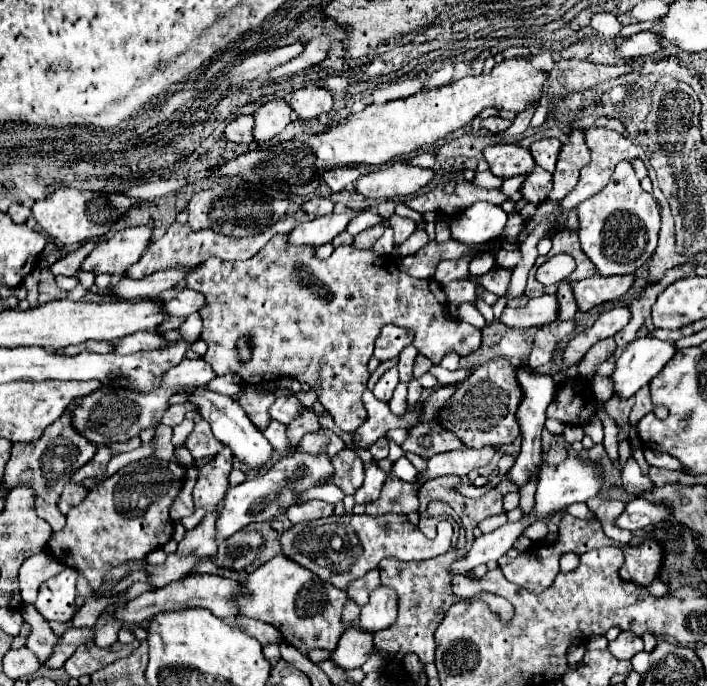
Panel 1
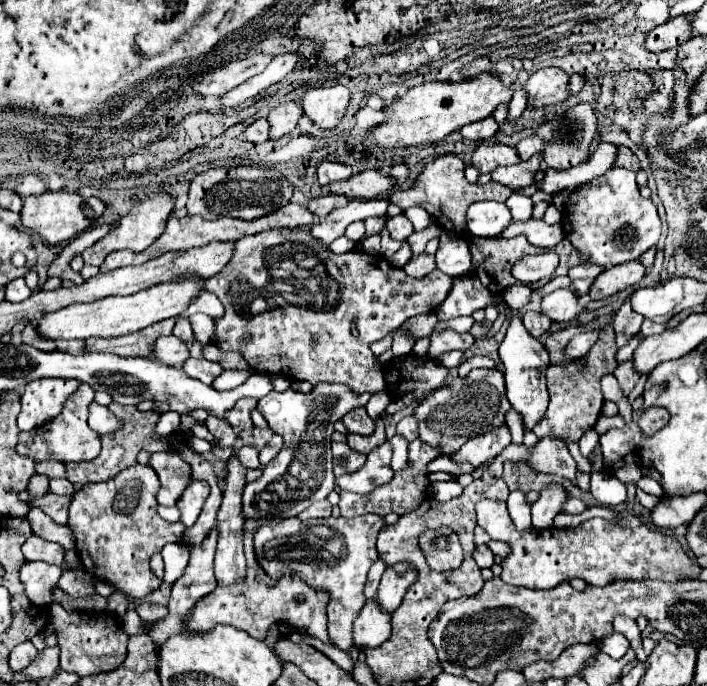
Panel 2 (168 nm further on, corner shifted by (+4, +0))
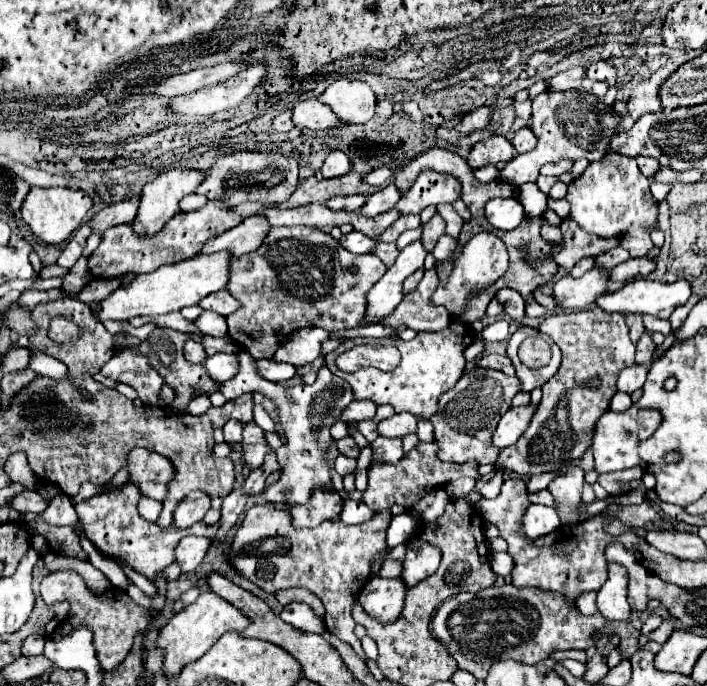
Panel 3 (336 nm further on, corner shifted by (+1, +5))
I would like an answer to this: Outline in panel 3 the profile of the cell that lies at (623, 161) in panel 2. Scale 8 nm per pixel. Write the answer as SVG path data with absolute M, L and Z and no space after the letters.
M640 156L640 158L636 158L636 162L638 162L642 174L648 176L648 178L652 178L660 170L660 164L658 164L656 158L644 158L644 156Z

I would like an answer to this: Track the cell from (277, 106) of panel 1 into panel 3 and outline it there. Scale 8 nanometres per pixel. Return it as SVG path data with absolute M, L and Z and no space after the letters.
M310 98L310 100L298 102L292 112L294 112L292 120L300 128L328 130L328 128L342 126L342 120L332 112L332 108L322 104L318 98Z

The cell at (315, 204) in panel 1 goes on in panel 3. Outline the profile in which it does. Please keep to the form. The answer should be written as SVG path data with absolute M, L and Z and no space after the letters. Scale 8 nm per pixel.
M354 194L354 196L344 196L344 198L332 198L326 202L326 206L330 210L346 210L346 212L354 212L358 208L362 208L366 204L368 196L364 194Z

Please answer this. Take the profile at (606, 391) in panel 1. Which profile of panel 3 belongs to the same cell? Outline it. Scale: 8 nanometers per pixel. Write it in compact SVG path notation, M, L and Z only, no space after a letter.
M634 364L634 366L626 368L626 370L622 370L620 376L618 376L618 390L626 392L626 394L632 394L634 390L642 388L644 382L646 382L648 370L650 370L650 364L644 364L644 366Z

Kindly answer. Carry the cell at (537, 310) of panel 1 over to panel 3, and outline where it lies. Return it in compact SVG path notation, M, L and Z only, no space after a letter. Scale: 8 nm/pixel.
M594 266L580 278L572 276L560 278L554 284L554 298L560 308L582 310L596 300L596 294L608 292L608 282L610 282L610 272L606 272L600 266Z

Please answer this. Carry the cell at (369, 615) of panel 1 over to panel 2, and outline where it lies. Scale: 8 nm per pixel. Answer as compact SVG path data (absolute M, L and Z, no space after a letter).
M401 563L397 567L389 567L383 573L379 589L377 589L375 601L379 603L379 607L385 613L393 613L401 605L403 595L409 589L409 585L413 583L413 579L415 579L415 571L407 563Z

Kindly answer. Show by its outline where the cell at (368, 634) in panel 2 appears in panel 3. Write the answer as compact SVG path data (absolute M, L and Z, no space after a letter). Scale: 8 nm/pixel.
M370 578L366 586L362 588L358 602L364 606L364 610L378 618L380 622L394 622L396 616L400 616L406 600L408 586L404 580L398 578Z

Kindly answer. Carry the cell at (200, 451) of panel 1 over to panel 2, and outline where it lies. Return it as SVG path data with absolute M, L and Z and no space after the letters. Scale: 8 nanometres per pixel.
M207 417L205 421L205 427L209 429L209 433L215 437L215 445L225 449L225 447L233 447L235 439L237 439L237 433L235 429L225 421L221 423L221 419L213 419L213 417Z

